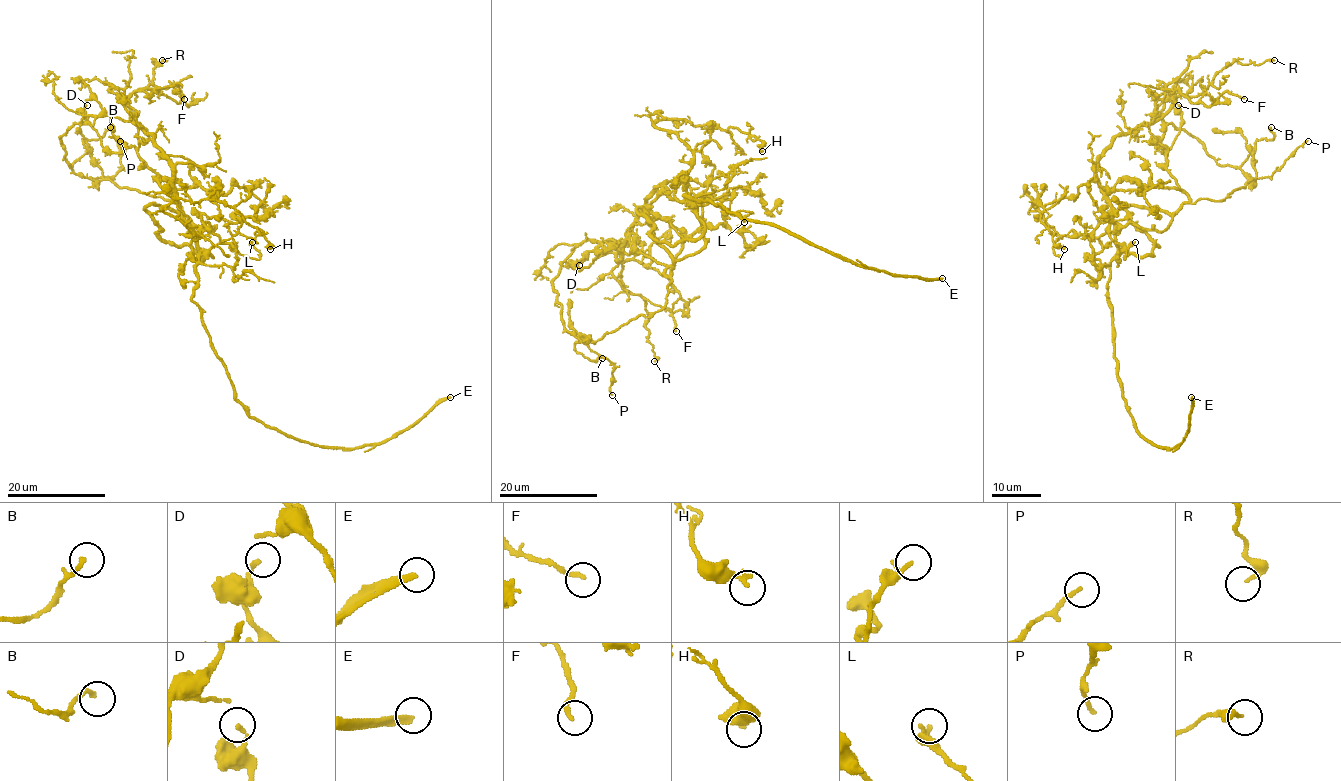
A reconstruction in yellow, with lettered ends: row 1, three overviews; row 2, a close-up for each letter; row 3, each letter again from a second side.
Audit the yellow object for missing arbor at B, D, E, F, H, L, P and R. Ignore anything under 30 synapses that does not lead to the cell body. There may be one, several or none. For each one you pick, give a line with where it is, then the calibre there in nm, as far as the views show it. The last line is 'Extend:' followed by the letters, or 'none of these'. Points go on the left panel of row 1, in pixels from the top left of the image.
E: place (450, 397); calibre 240 nm
Extend: E

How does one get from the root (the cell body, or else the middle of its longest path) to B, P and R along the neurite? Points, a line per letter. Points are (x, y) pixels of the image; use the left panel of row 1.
B: (195, 283), (197, 235), (211, 227), (197, 227), (175, 198), (104, 179), (83, 139), (110, 127)
P: (195, 283), (197, 235), (209, 223), (212, 230), (197, 227), (175, 198), (94, 180), (122, 169), (120, 141)
R: (195, 283), (199, 245), (179, 208), (172, 161), (120, 95), (146, 88), (153, 62), (162, 60)

